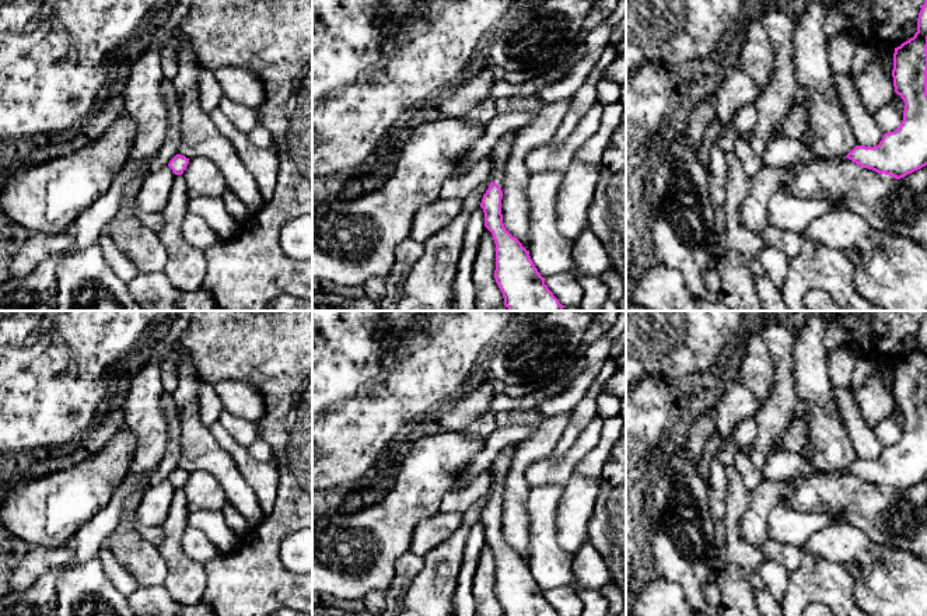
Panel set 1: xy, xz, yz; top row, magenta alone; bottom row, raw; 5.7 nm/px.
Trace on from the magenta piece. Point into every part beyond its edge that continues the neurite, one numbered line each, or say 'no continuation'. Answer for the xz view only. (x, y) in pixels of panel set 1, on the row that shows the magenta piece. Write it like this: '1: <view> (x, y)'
1: xz (502, 150)

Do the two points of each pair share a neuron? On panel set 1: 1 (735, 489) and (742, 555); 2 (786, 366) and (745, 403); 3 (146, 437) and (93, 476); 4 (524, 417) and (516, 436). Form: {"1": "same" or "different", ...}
{"1": "same", "2": "different", "3": "different", "4": "different"}

